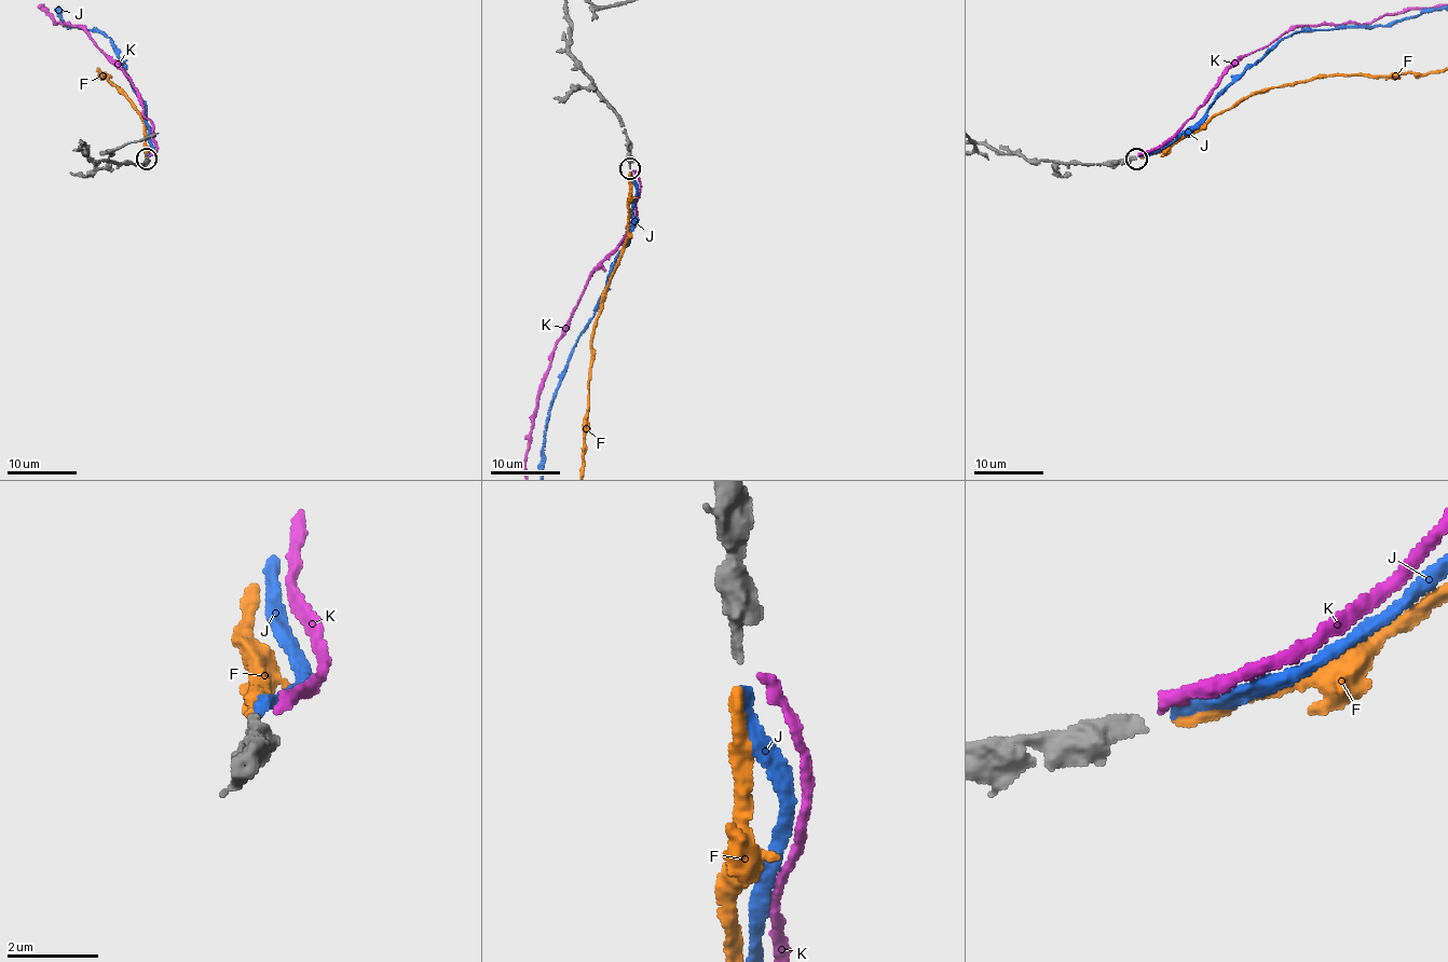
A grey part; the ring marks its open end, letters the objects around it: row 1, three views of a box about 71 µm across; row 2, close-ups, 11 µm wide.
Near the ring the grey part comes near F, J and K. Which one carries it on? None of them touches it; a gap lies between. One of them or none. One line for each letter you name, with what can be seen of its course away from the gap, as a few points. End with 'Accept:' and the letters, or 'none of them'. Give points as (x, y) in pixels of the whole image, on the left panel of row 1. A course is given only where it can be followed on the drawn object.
Accept: F

